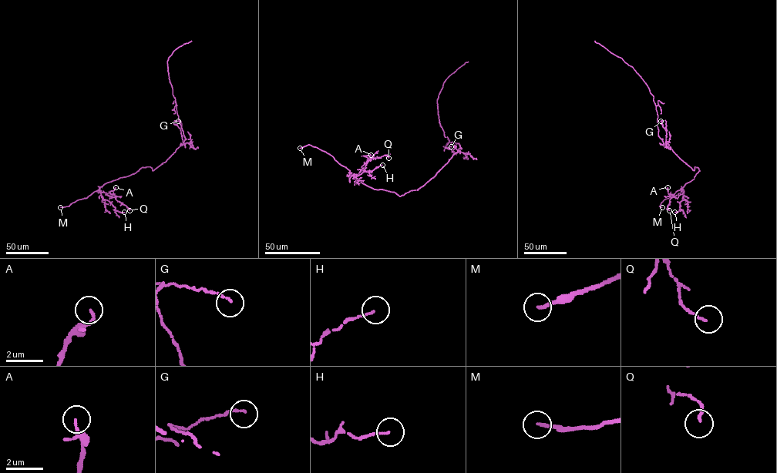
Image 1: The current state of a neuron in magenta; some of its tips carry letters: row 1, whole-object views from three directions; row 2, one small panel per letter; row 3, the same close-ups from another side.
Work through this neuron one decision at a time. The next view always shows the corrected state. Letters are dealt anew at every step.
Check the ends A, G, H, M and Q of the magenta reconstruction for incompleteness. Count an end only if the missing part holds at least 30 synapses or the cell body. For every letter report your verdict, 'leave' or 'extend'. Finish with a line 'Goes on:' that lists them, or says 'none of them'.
A: leave
G: leave
H: leave
M: extend
Q: leave
Goes on: M

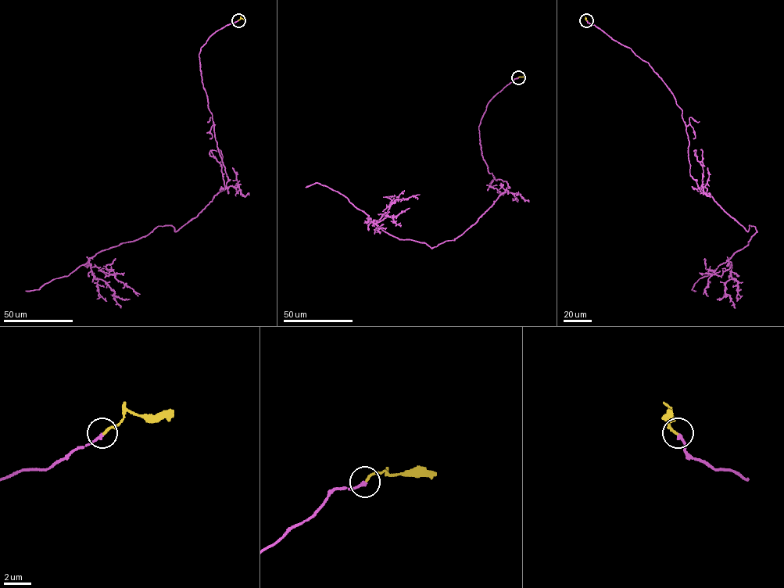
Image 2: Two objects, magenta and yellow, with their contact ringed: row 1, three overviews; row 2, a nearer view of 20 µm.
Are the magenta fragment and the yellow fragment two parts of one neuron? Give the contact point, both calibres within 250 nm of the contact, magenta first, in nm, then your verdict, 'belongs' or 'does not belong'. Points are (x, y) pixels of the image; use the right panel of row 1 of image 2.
place (586, 20); calibres 200 and 160 nm; belongs

